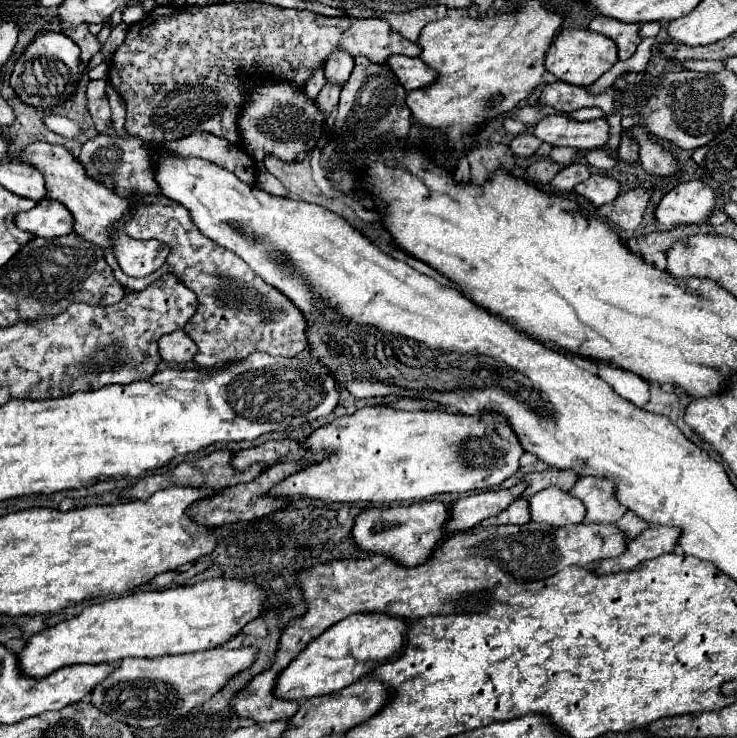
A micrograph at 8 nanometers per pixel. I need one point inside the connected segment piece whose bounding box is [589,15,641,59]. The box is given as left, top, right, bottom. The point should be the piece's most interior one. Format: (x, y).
(626, 35)

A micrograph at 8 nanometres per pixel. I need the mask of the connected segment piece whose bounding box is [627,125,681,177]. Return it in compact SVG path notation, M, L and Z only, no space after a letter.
M631 127L627 129L627 135L639 145L639 157L641 157L641 167L647 173L655 173L657 177L671 177L675 175L681 167L677 157L665 147L661 147L657 141L651 139L651 133L645 127Z

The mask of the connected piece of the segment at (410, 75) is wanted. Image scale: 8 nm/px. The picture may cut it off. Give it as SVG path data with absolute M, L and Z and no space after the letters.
M391 55L385 65L397 75L401 85L411 91L411 89L421 89L429 83L433 83L435 73L417 57L405 57L405 55Z

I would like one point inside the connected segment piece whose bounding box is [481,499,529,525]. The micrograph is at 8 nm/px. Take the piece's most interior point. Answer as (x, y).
(518, 513)

